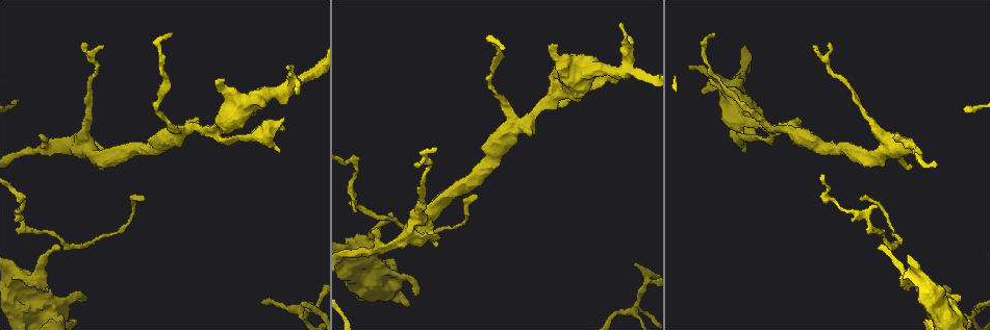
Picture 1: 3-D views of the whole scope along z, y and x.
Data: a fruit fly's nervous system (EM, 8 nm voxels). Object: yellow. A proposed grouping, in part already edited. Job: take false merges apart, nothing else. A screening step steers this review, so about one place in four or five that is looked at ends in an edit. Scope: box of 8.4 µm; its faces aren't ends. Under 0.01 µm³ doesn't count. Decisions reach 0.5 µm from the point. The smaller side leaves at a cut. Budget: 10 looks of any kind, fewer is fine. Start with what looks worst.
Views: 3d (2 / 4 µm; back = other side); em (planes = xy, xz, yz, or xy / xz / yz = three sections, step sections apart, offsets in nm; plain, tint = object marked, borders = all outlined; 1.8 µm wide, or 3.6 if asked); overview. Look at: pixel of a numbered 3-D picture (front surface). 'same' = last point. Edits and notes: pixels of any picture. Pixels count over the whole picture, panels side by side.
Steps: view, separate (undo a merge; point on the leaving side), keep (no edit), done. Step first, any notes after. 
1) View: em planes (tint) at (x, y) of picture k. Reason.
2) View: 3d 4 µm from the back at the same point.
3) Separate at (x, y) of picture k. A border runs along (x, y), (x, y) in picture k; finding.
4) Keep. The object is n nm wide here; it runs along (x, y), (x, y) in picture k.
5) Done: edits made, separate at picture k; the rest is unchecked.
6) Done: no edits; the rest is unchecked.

View: em planes (plain) at (213, 128) of picture 1.

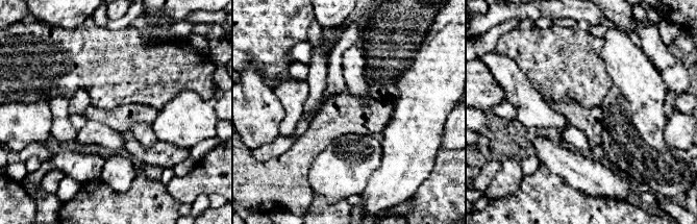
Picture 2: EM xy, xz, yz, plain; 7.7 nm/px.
View: em planes (borders) at the same point. See the neighbours.

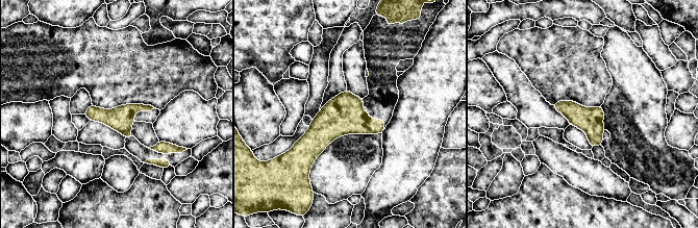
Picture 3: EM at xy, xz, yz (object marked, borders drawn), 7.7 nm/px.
Keep. The object is 190 nm wide here; continuous, no second neuron.

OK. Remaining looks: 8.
View: 3d 4 µm at (379, 275) of picture 1. Abrupt turn.

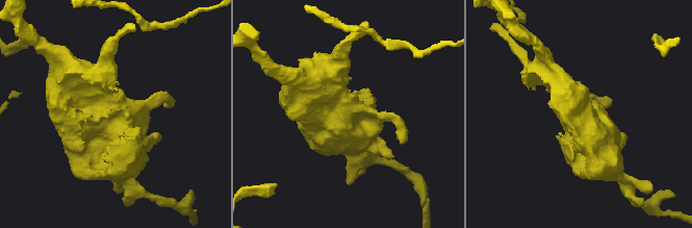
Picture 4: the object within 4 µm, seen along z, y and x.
View: em 3.6 µm planes (borders) at (345, 113) of picture 4. Now the EM.

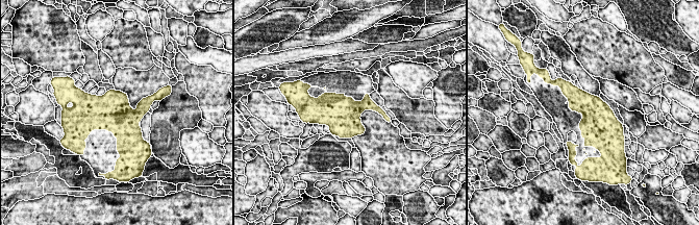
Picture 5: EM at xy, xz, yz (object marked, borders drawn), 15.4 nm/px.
Keep. One neuron here.

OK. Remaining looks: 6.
View: em planes (tint) at (424, 220) of picture 1. Four or more arms meet.

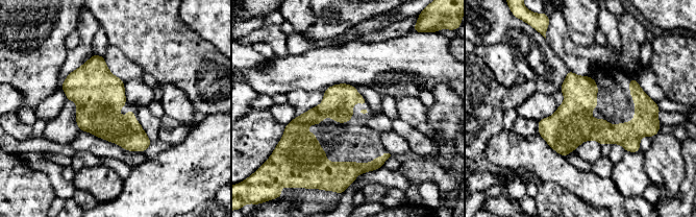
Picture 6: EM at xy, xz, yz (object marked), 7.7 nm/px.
Keep. The object is 240 nm wide here; all the same neuron.

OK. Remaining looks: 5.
View: 3d 2 µm at (626, 70) of picture 1. Calibre changes.

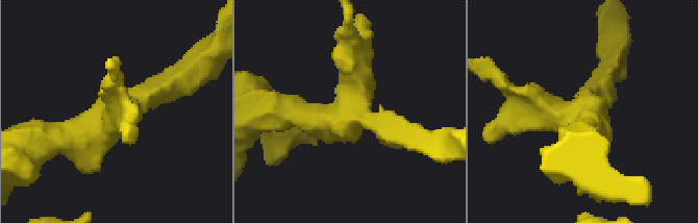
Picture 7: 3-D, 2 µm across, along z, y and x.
View: em planes (tint) at (583, 112) of picture 7. Now the EM.

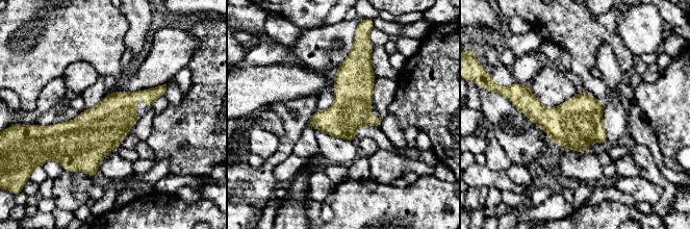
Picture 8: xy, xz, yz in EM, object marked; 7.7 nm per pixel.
Keep. Continuous, no second neuron.

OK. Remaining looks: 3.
Done: no edits; the rest is unchecked.

